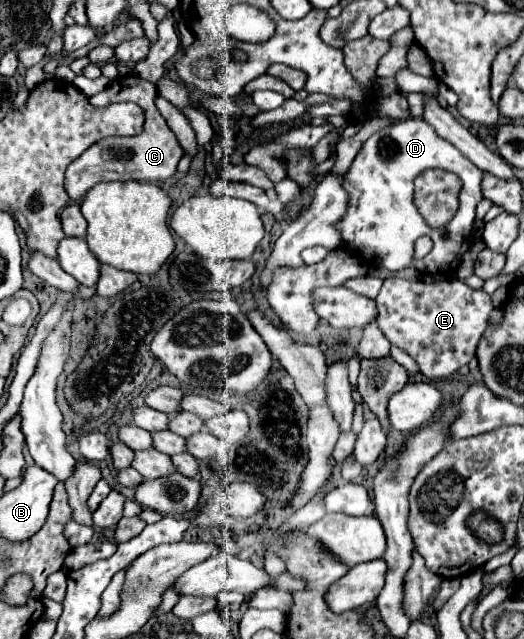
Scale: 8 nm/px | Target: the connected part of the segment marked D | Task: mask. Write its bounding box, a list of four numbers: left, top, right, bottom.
[335,118,483,274]

